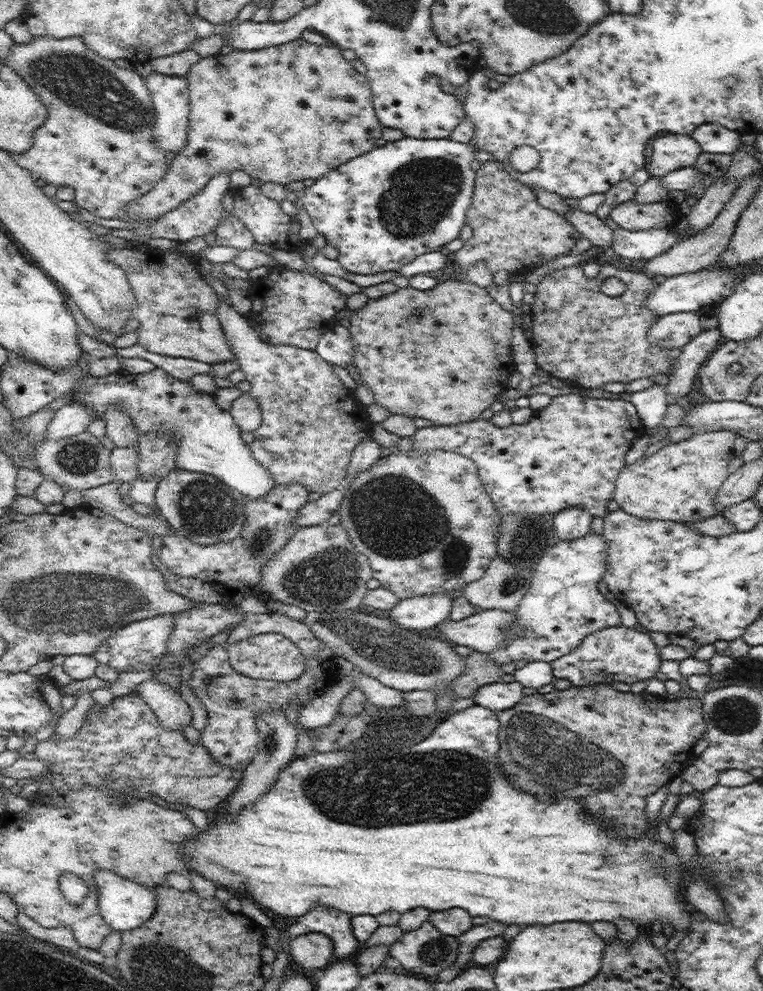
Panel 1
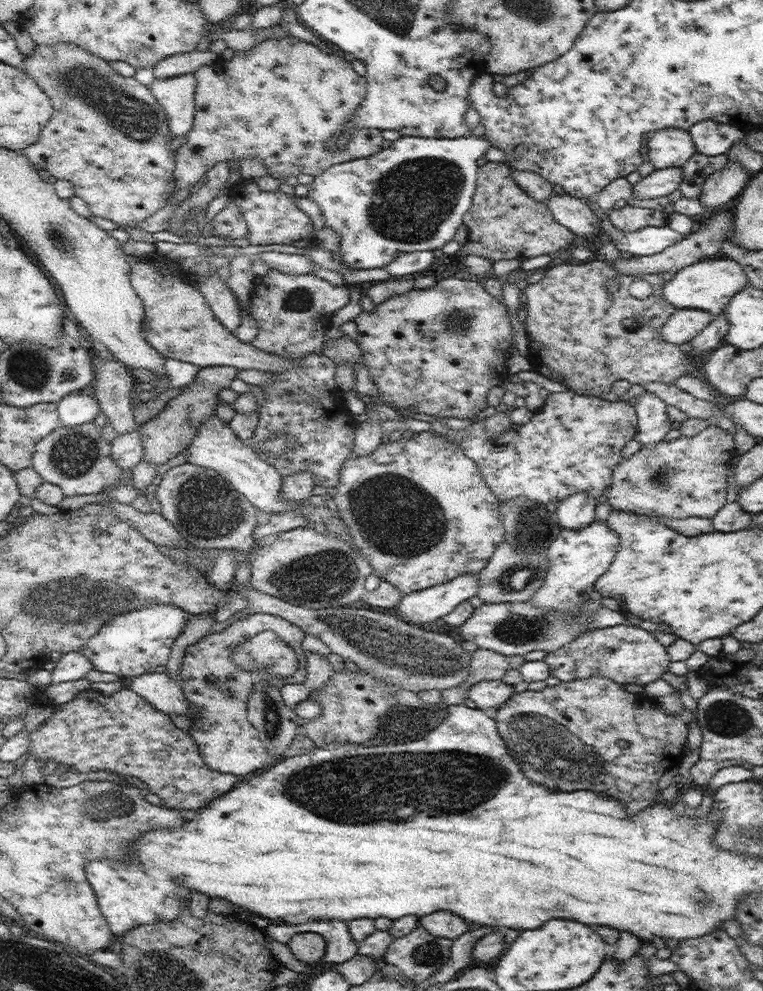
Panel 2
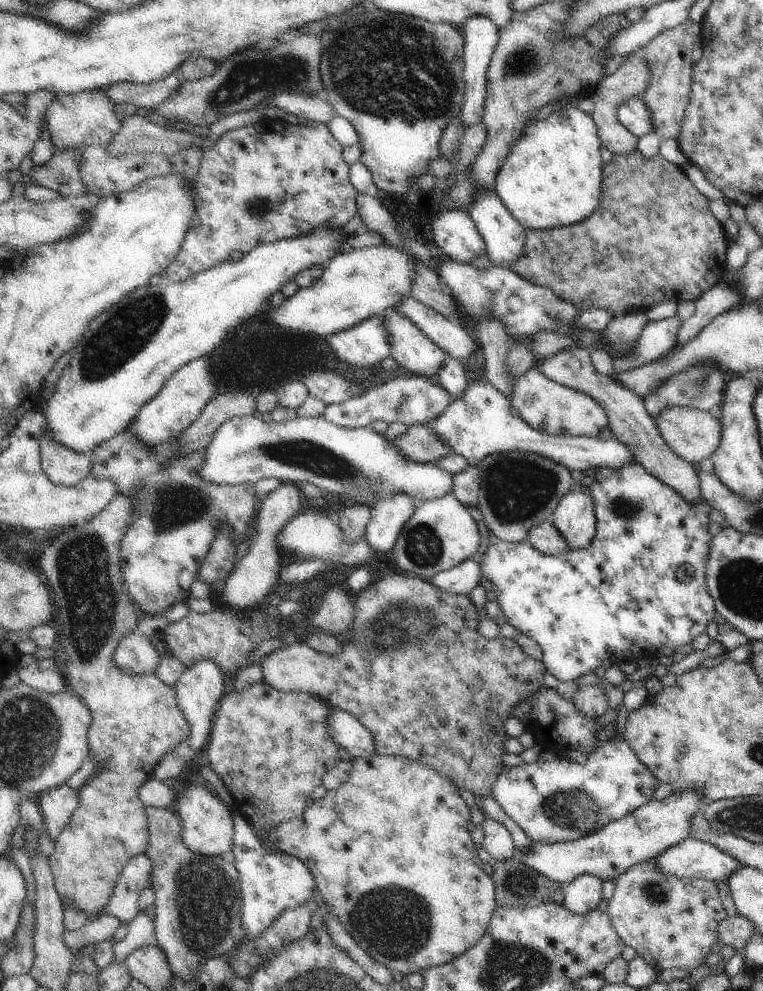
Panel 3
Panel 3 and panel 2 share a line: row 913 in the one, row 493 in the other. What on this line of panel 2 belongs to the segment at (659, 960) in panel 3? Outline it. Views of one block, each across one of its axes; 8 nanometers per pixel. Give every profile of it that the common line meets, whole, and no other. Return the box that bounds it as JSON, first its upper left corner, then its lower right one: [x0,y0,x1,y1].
[607,426,735,520]

